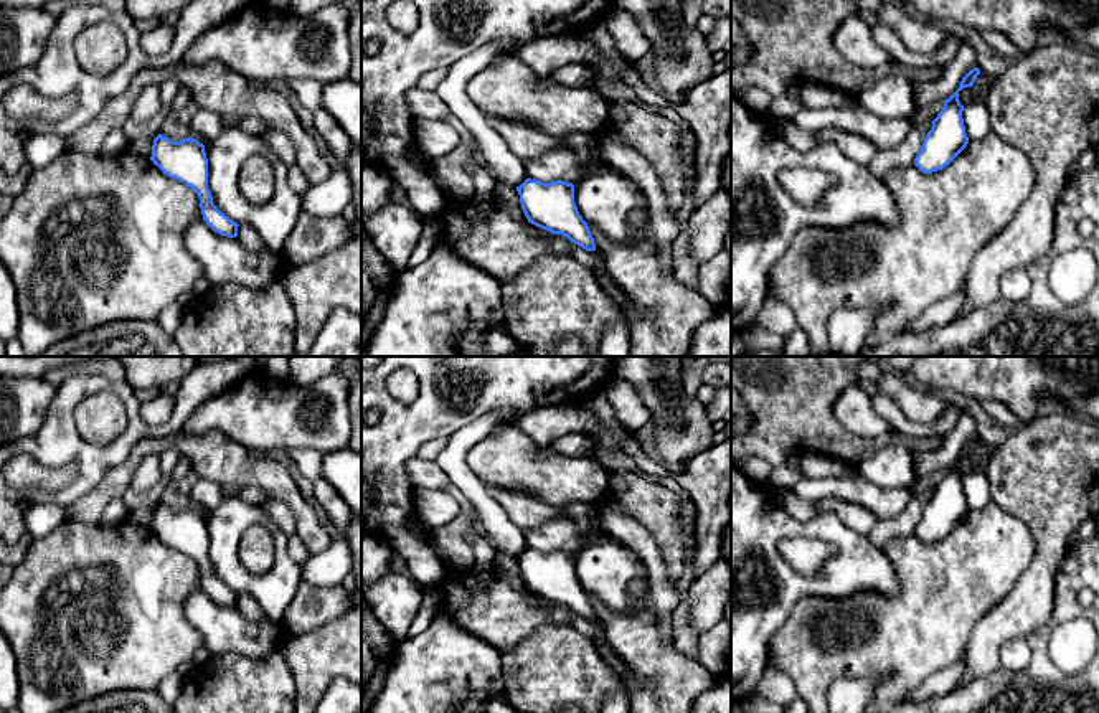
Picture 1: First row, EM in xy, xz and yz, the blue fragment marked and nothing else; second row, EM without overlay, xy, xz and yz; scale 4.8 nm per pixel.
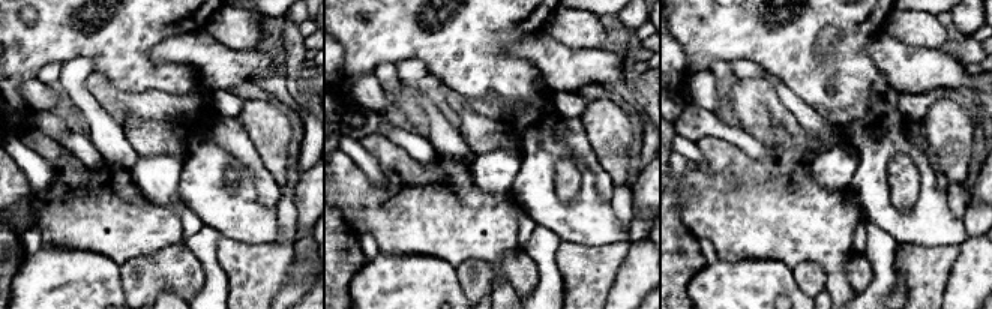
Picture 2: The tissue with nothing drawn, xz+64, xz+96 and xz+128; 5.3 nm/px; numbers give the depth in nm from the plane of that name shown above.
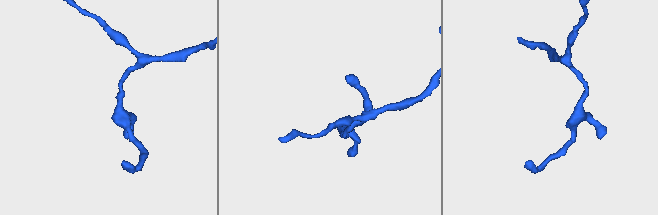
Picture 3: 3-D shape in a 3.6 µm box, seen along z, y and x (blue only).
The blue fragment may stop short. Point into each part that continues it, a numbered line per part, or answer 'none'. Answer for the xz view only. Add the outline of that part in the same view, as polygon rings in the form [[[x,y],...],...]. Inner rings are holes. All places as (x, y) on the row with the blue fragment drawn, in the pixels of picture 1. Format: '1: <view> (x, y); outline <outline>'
none

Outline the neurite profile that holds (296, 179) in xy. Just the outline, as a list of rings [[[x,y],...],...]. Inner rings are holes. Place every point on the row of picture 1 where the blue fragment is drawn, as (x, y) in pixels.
[[[295,163],[289,167],[287,183],[299,196],[302,196],[310,188],[304,172]]]

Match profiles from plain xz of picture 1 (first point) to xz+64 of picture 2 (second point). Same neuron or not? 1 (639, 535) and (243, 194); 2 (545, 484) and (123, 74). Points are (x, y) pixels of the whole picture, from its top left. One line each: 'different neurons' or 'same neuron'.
1: different neurons
2: different neurons

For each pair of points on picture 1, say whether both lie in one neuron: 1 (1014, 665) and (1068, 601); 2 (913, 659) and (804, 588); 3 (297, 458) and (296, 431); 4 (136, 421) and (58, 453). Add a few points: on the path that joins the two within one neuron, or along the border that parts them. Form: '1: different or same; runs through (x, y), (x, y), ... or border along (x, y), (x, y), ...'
1: different; border along (1028, 642), (1030, 664), (1018, 674), (1002, 674)
2: different; border along (853, 593), (844, 598), (802, 596), (786, 619)
3: different; border along (322, 454), (312, 449), (289, 449), (283, 456)
4: same; runs through (124, 443), (114, 453), (80, 453)

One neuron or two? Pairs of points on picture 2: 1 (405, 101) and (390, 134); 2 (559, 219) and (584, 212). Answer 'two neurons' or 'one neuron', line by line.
1: two neurons
2: one neuron

